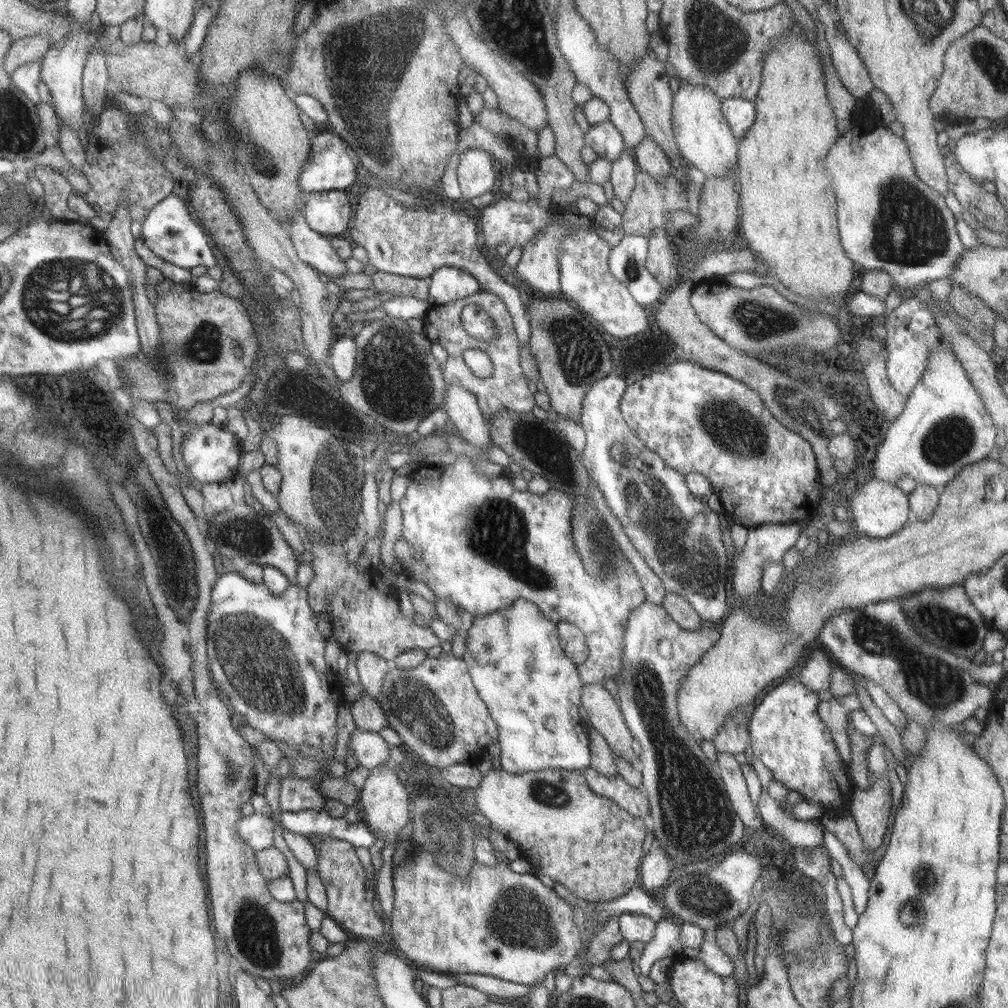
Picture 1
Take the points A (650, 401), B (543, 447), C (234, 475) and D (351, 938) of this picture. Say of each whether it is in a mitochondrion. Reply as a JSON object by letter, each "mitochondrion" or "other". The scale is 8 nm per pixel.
{"A":"other","B":"mitochondrion","C":"other","D":"other"}

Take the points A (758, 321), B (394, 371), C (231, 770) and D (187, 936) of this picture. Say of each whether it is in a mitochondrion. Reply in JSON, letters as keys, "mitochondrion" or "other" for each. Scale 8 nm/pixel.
{"A":"mitochondrion","B":"mitochondrion","C":"mitochondrion","D":"other"}

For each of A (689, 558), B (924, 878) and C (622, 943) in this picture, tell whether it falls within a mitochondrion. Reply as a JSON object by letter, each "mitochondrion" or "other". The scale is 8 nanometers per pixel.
{"A":"mitochondrion","B":"mitochondrion","C":"other"}

